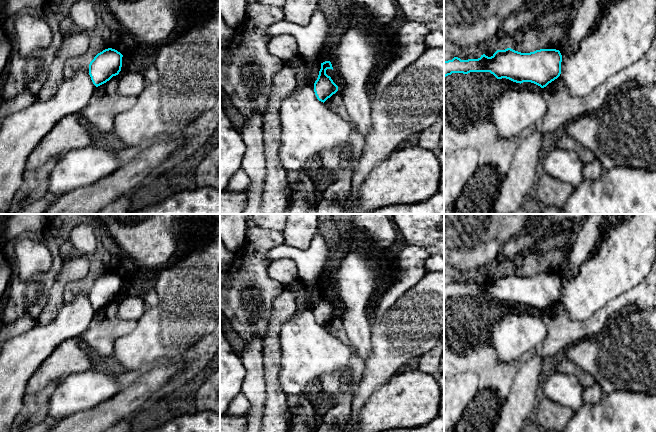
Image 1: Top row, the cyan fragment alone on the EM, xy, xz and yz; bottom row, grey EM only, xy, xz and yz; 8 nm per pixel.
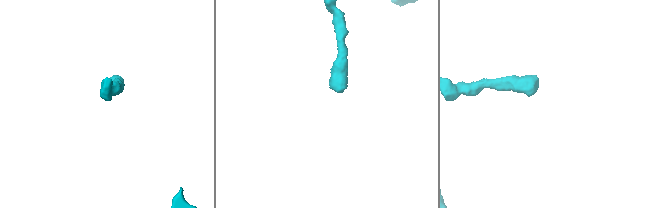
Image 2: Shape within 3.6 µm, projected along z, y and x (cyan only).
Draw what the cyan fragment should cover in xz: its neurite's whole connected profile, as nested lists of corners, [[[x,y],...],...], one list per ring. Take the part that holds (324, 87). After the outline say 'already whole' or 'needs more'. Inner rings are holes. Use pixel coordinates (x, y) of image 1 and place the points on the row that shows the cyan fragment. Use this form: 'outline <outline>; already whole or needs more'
outline [[[330,61],[321,63],[318,78],[314,83],[315,95],[317,99],[323,103],[338,91],[338,86],[333,82],[331,77],[326,74],[327,69],[333,70]]]; already whole

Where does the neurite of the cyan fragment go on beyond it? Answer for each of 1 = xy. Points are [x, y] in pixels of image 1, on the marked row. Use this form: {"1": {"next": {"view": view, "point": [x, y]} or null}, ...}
{"1": {"next": null}}

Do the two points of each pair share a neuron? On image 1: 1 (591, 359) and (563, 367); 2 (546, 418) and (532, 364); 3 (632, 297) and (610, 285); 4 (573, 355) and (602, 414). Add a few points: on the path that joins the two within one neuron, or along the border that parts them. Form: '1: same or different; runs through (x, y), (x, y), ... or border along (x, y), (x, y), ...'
1: different; border along (561, 356), (573, 361), (594, 378)
2: different; border along (536, 406), (533, 413)
3: different; border along (643, 279), (623, 293)
4: different; border along (627, 390), (616, 390), (604, 394)

